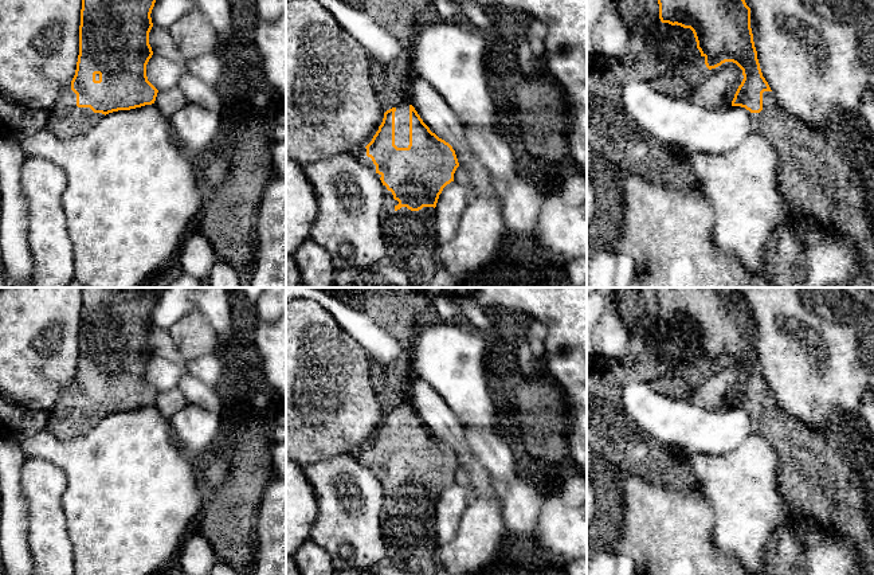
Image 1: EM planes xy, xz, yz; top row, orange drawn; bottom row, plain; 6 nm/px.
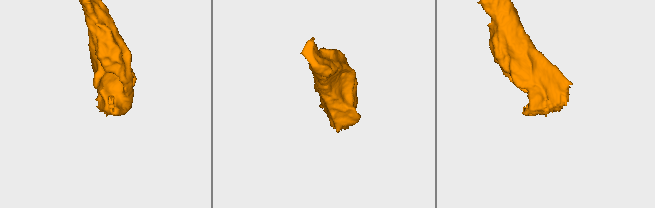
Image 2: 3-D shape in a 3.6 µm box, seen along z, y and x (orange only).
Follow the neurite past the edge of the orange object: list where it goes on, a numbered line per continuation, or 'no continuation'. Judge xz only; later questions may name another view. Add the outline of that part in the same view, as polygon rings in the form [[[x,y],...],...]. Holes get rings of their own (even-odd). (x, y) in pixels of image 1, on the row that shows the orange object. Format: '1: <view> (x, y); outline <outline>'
1: xz (402, 116); outline [[[403,99],[395,112],[395,145],[408,148],[409,145],[409,102]]]
2: xz (411, 241); outline [[[384,185],[384,203],[380,212],[383,238],[387,246],[387,262],[401,269],[411,283],[428,283],[436,269],[439,242],[435,231],[434,207],[411,211],[407,207],[395,210],[399,204]]]

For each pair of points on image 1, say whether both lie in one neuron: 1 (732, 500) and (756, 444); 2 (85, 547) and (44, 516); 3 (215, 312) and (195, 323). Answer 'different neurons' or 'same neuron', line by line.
1: same neuron
2: different neurons
3: different neurons

